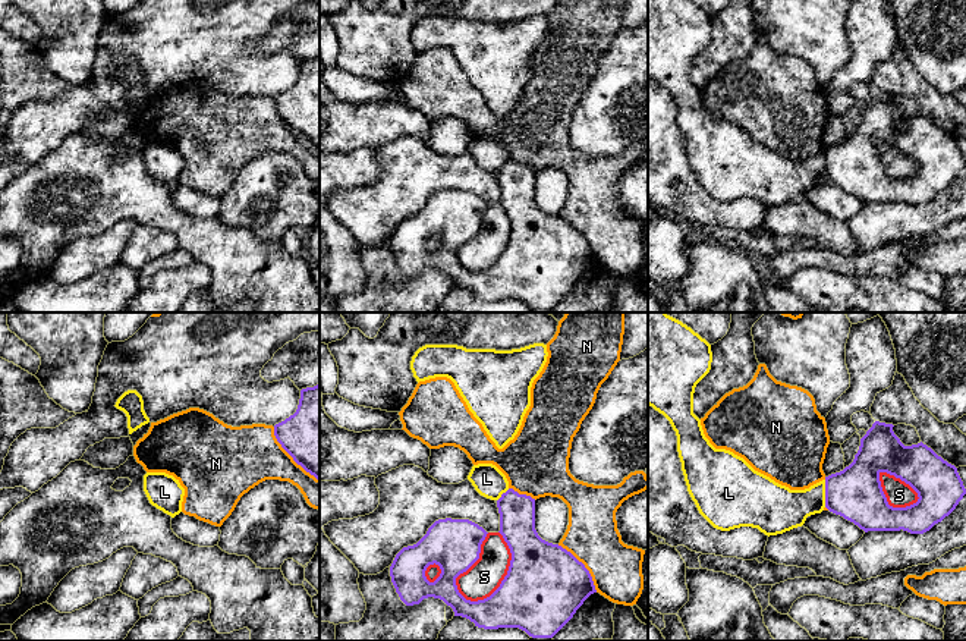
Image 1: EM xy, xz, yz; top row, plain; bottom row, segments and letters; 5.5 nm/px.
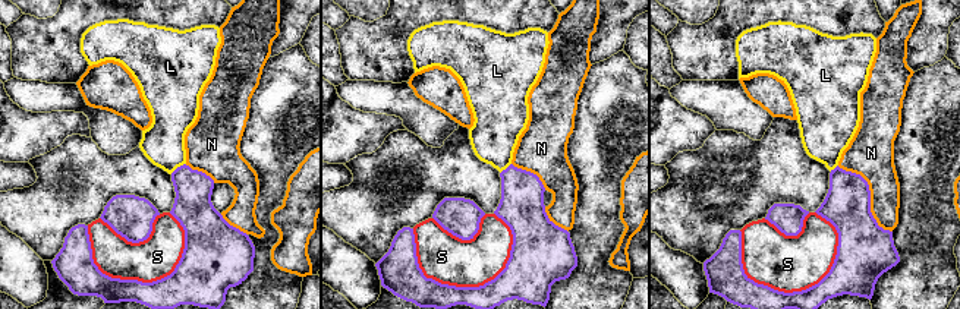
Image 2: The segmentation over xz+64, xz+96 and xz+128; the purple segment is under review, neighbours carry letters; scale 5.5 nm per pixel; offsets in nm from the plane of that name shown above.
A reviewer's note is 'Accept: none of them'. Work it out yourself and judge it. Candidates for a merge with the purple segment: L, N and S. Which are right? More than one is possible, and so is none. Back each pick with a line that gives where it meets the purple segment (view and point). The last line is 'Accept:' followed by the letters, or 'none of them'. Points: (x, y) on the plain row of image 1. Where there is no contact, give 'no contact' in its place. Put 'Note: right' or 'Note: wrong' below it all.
Accept: none of them
Note: right

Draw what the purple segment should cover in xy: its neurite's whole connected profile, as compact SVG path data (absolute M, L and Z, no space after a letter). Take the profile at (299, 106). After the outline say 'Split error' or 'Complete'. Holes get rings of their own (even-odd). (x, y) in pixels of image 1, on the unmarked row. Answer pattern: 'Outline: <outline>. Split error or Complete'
Outline: M320 56L301 62L296 84L274 97L274 107L298 136L320 151Z. Complete

